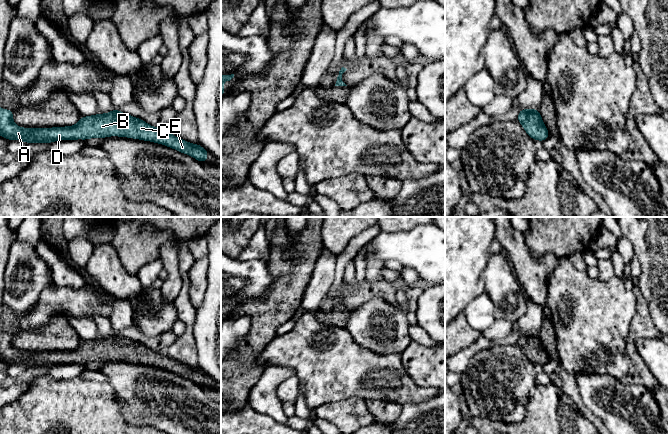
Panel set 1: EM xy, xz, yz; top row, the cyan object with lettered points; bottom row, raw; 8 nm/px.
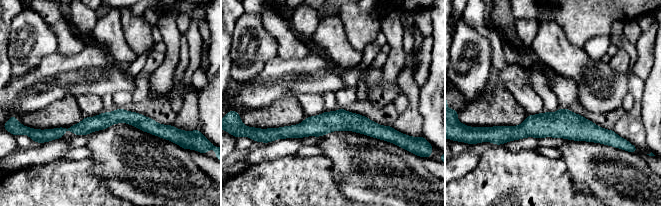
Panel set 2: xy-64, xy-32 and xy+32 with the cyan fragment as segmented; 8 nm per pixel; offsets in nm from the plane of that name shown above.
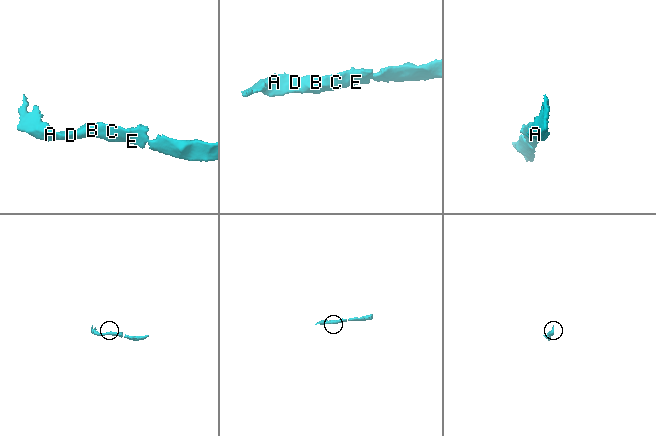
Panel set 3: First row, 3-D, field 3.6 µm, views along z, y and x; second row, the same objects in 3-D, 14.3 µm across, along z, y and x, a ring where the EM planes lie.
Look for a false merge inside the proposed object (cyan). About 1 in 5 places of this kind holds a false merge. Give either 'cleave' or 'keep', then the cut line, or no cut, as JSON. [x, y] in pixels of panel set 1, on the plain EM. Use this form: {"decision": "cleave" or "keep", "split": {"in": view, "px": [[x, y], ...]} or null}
{"decision": "keep", "split": null}

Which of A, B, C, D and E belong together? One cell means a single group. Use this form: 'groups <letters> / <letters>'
groups A B C D E

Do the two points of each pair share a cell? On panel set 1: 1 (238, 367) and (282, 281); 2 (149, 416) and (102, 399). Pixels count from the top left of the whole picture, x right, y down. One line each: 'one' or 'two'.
1: one
2: two

